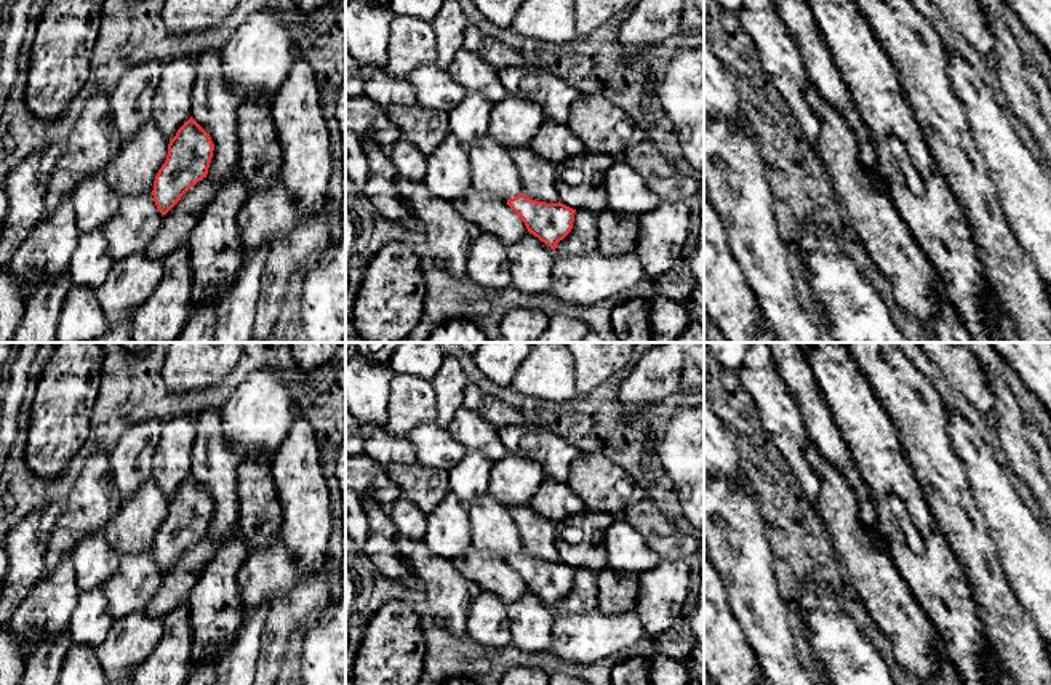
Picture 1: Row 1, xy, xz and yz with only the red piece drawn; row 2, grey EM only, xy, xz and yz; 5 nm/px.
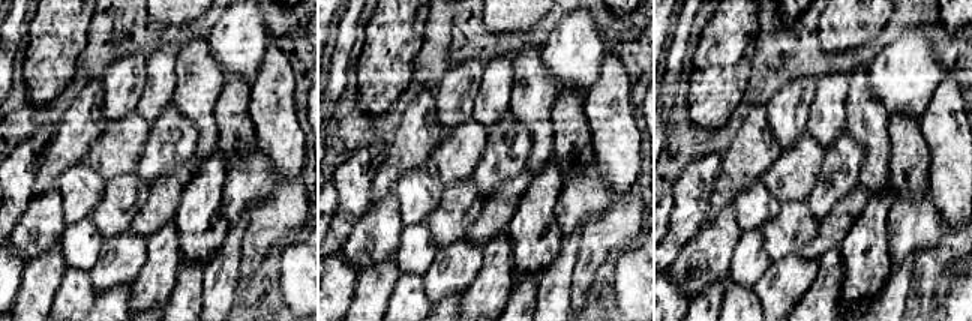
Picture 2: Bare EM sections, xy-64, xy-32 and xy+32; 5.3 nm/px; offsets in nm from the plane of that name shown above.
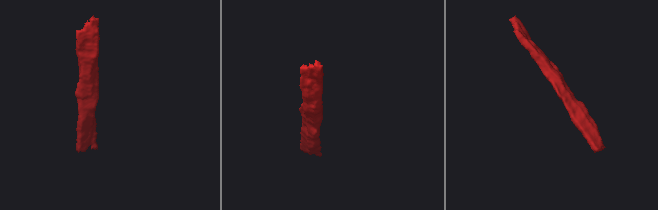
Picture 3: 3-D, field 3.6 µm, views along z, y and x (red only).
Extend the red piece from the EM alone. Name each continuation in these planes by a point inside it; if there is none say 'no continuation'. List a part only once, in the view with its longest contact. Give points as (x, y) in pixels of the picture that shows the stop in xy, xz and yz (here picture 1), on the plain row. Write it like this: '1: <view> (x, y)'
no continuation

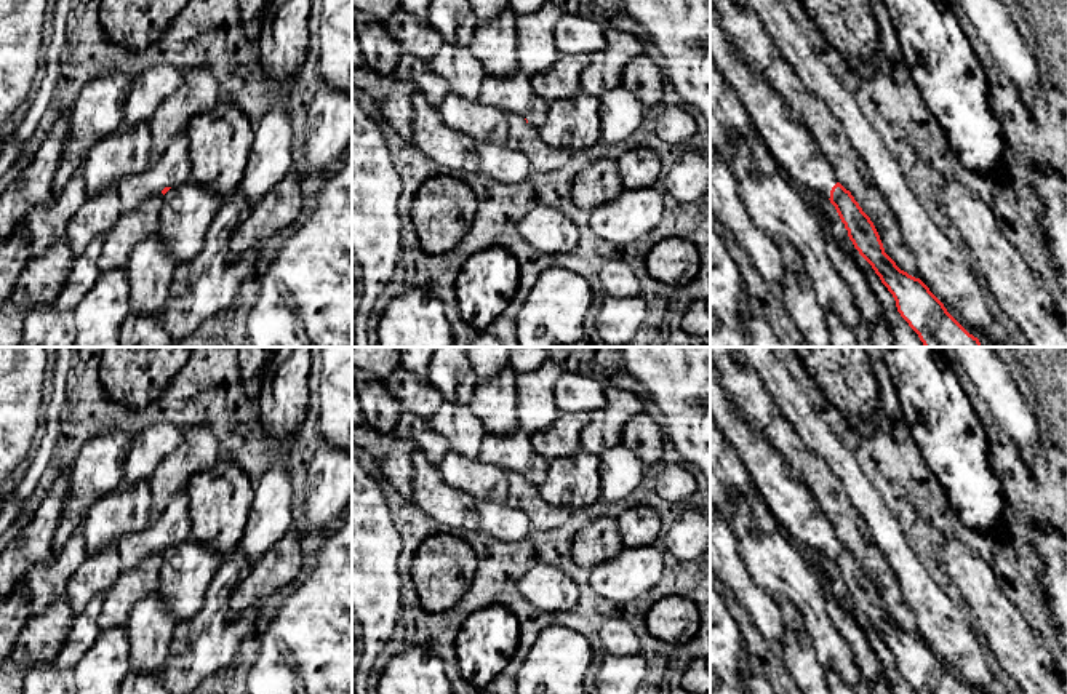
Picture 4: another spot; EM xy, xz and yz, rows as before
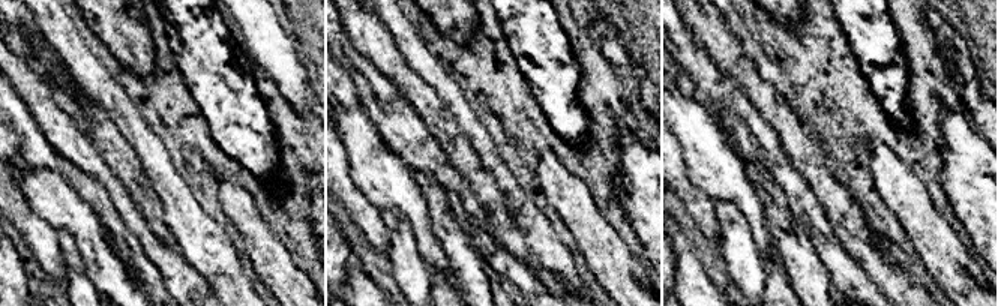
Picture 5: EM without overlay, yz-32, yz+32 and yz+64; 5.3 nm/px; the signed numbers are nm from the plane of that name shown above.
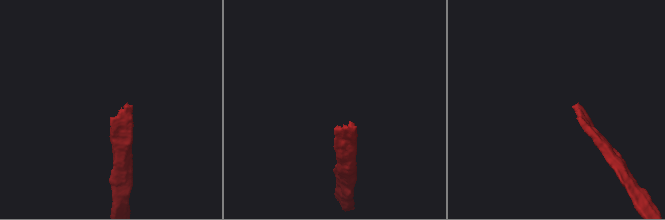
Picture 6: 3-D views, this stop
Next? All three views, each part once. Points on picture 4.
1: yz (792, 504)

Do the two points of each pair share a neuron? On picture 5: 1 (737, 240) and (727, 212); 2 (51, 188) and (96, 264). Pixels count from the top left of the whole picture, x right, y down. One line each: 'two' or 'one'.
1: one
2: one

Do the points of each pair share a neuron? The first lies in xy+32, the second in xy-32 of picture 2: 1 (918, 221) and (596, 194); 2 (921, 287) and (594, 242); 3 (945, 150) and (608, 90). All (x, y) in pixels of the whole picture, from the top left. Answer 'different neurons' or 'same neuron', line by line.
1: same neuron
2: same neuron
3: same neuron

